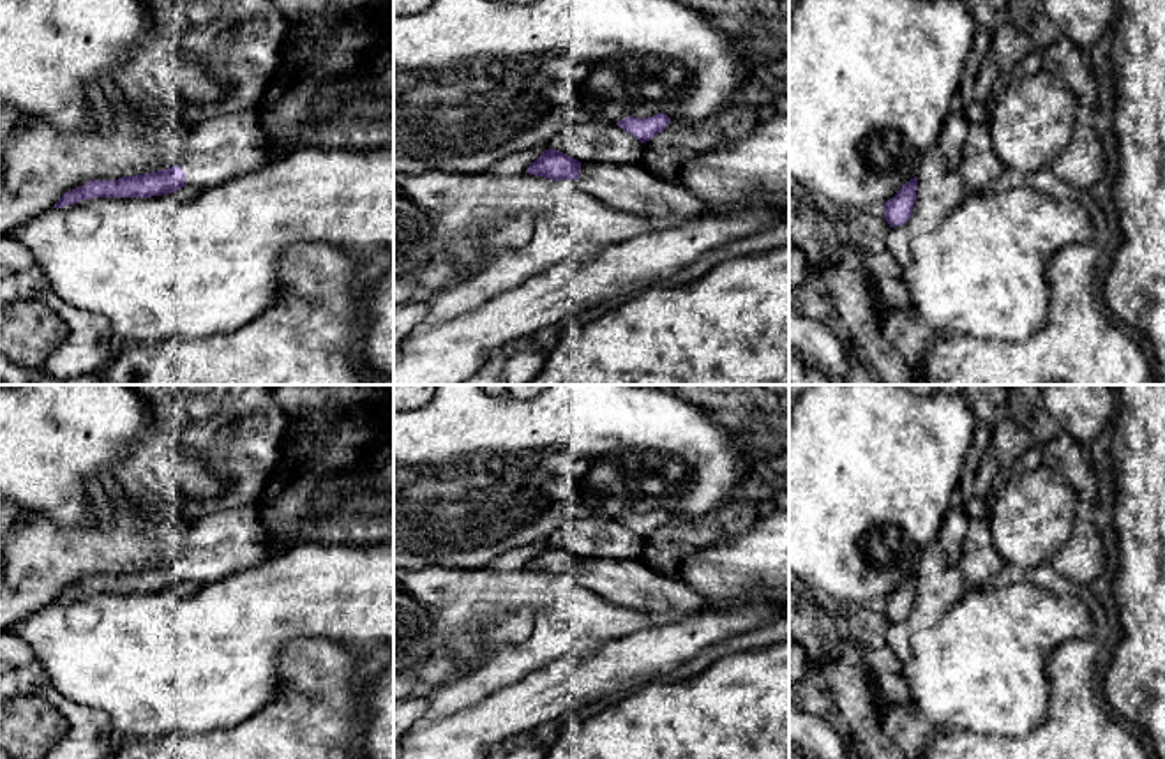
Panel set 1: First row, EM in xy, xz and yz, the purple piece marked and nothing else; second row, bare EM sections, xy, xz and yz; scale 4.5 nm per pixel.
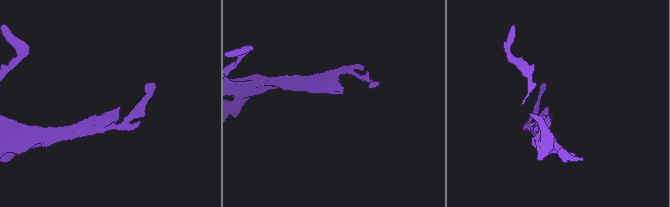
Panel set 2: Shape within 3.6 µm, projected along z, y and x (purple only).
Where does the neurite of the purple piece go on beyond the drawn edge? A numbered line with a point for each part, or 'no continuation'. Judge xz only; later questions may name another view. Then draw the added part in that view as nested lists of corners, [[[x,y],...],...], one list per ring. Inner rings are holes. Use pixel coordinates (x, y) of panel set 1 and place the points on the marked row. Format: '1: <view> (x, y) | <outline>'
1: xz (631, 187) | [[[581,162],[577,182],[590,196],[660,224],[678,224],[704,208],[688,189],[657,178],[643,164]]]

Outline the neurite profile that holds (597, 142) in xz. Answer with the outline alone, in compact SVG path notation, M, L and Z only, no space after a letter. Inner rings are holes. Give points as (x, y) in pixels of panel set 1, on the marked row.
M577 124L563 129L551 145L579 162L643 164L644 143L614 124Z

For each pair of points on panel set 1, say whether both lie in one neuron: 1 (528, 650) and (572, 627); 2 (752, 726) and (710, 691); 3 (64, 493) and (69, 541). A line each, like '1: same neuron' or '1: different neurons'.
1: same neuron
2: same neuron
3: different neurons

